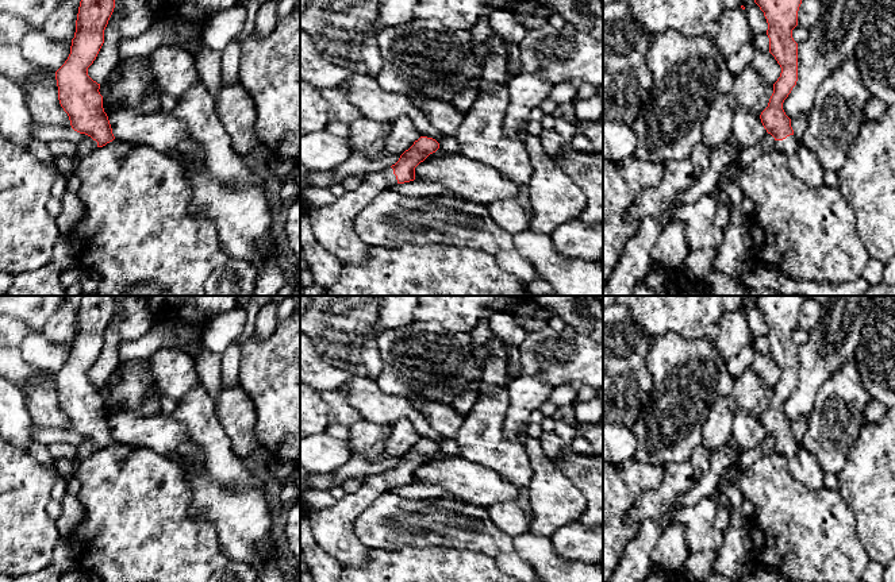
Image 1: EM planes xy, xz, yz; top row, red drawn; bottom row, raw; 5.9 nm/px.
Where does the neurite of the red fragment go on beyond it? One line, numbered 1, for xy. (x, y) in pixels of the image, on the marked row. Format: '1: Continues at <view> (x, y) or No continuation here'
1: Continues at xy (88, 145)

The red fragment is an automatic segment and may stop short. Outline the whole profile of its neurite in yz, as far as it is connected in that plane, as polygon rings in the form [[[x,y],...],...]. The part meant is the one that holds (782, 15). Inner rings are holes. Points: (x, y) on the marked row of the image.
[[[754,0],[768,23],[769,53],[781,68],[780,77],[773,84],[773,93],[760,119],[775,138],[775,150],[791,157],[800,140],[794,135],[791,119],[783,109],[783,103],[798,81],[798,43],[792,30],[798,26],[798,11],[802,0]]]

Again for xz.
[[[420,136],[395,165],[366,173],[354,190],[345,192],[330,205],[307,211],[318,243],[343,263],[365,262],[369,246],[354,232],[354,216],[384,190],[414,181],[415,167],[438,149],[439,143],[435,139]]]

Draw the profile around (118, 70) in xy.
[[[116,65],[110,74],[107,76],[105,81],[100,84],[100,95],[104,97],[108,95],[110,88],[114,85],[115,81],[119,80],[120,76],[124,73],[124,66],[123,65]]]

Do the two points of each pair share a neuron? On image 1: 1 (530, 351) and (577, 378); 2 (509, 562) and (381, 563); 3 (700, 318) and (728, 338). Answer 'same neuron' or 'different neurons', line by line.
1: same neuron
2: different neurons
3: different neurons

